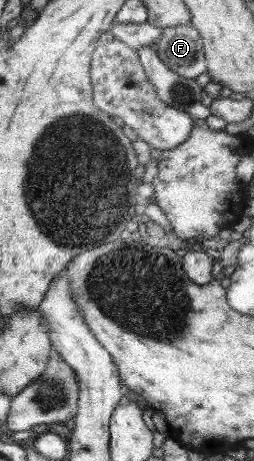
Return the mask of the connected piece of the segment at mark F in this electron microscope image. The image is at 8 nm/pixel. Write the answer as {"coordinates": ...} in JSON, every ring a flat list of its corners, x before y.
{"coordinates":[[190,23,160,31,157,54,167,69,187,79,206,72,202,39]]}

